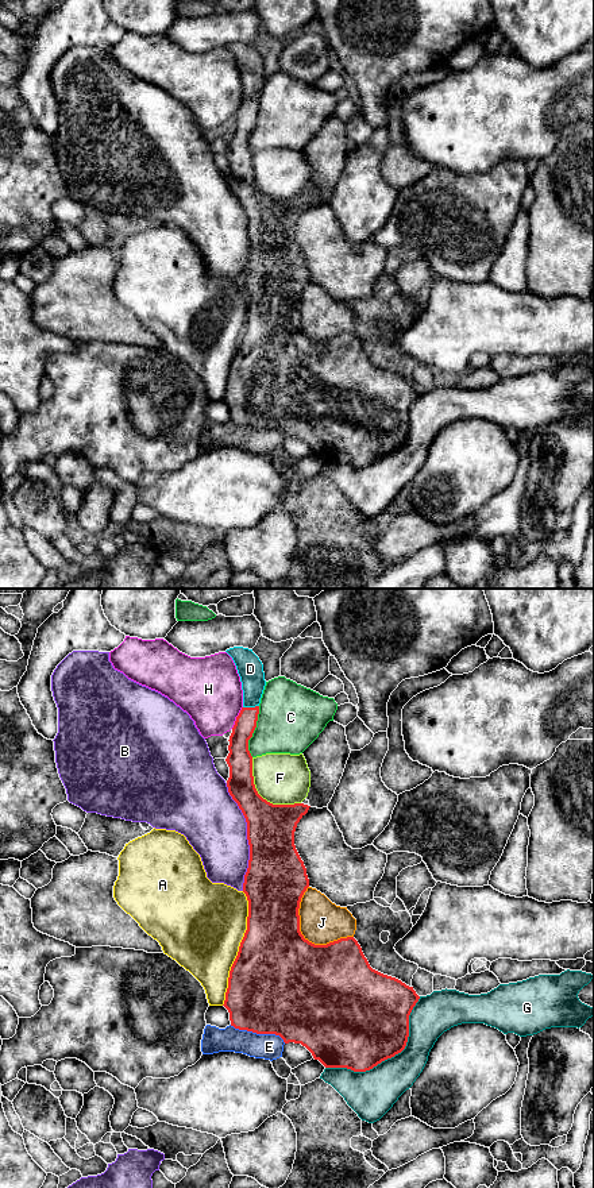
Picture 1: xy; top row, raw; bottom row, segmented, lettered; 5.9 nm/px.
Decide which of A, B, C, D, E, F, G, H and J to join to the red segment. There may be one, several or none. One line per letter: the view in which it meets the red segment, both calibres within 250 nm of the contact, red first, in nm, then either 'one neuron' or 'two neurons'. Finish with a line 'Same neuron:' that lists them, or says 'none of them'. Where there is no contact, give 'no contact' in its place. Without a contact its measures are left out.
A: xy | 500/480 nm | two neurons
B: xy | 320/360 nm | two neurons
C: xy | 150/380 nm | two neurons
D: xy | 130/160 nm | one neuron
E: xy | 500/160 nm | two neurons
F: xy | 280/300 nm | two neurons
G: xy | 500/280 nm | two neurons
H: xy | 150/380 nm | two neurons
J: xy | 500/260 nm | two neurons
Same neuron: D

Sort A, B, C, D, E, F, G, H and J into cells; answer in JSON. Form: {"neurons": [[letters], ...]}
{"neurons": [["A"], ["B"], ["C"], ["D"], ["E"], ["F"], ["G"], ["H"], ["J"]]}

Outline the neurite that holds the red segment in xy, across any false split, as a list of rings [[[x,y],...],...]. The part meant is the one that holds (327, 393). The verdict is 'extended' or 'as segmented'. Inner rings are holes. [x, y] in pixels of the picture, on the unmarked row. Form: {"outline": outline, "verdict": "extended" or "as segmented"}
{"outline": [[[234,42],[225,47],[236,61],[243,85],[243,103],[228,135],[230,148],[225,157],[230,162],[230,173],[227,182],[247,217],[250,255],[243,278],[243,288],[248,296],[247,325],[230,366],[223,401],[228,405],[231,421],[235,424],[256,429],[275,429],[285,439],[301,439],[325,463],[370,466],[405,444],[409,432],[409,410],[420,392],[413,382],[373,364],[354,332],[340,333],[327,340],[315,340],[301,329],[298,304],[301,293],[309,282],[309,274],[294,240],[294,227],[310,201],[304,198],[273,200],[258,189],[254,180],[248,135],[256,123],[259,99],[266,81],[263,59],[248,43]]], "verdict": "extended"}

